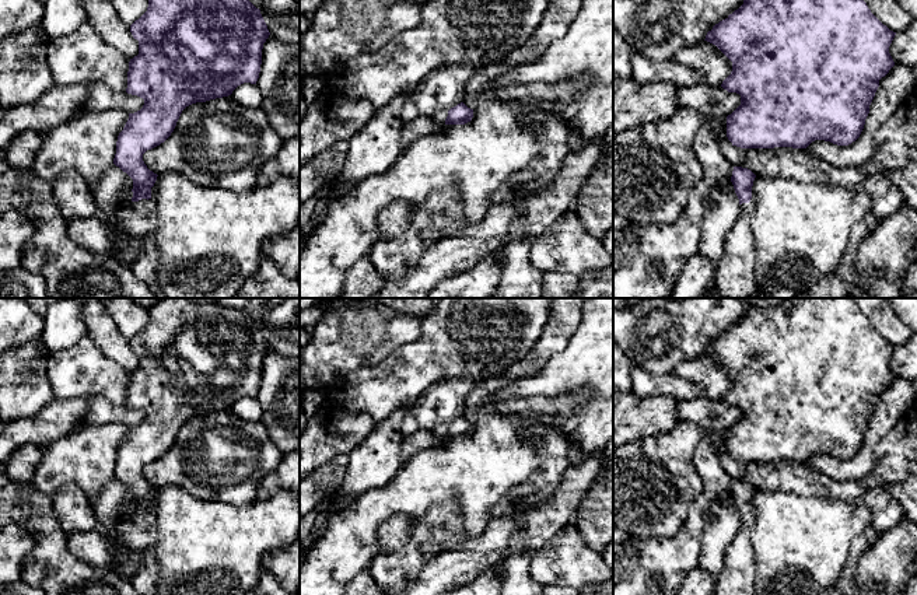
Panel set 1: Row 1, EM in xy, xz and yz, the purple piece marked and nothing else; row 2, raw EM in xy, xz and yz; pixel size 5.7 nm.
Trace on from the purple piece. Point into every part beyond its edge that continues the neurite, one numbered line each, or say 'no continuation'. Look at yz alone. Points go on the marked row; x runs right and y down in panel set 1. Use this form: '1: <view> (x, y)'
1: yz (735, 273)

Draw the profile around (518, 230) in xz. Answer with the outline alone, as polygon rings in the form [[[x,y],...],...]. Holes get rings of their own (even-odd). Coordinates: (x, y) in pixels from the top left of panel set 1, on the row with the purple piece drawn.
[[[518,218],[511,225],[511,235],[500,245],[498,249],[504,248],[508,244],[531,239],[526,237],[528,221],[525,218]]]

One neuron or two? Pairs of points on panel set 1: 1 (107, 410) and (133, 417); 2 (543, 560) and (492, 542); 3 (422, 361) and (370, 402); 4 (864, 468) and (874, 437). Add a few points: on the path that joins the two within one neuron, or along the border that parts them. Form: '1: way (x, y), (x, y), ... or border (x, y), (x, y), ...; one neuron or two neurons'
1: way (114, 413), (126, 416); one neuron
2: border (559, 532), (534, 553); two neurons
3: way (409, 371), (405, 375), (398, 375), (382, 389); one neuron
4: way (864, 461), (868, 444); one neuron

